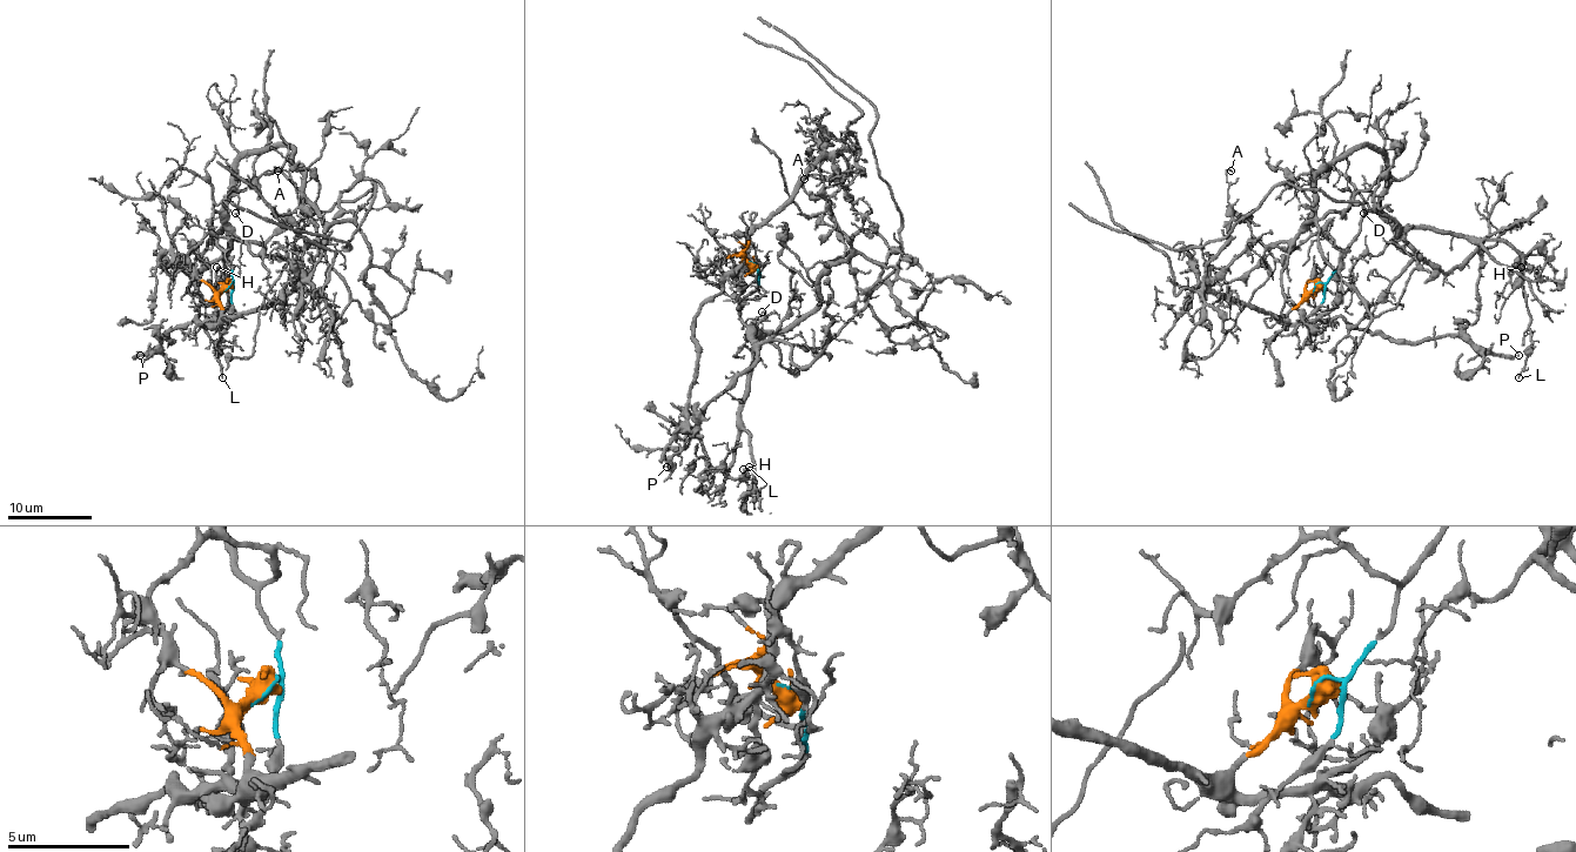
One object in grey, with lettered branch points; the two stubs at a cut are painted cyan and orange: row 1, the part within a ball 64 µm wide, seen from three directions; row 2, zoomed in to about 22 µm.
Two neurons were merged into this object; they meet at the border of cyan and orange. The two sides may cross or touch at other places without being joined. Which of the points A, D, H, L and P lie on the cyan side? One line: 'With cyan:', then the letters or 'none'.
With cyan: D, H, L

